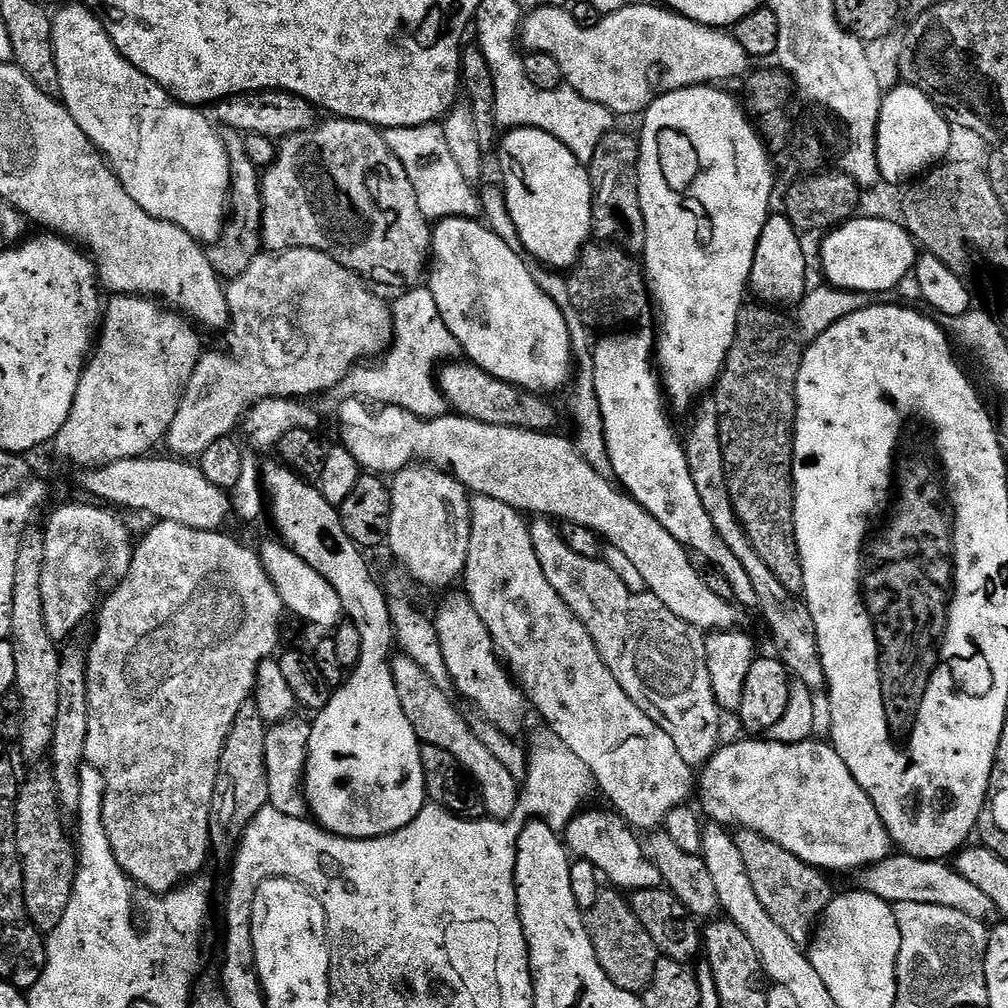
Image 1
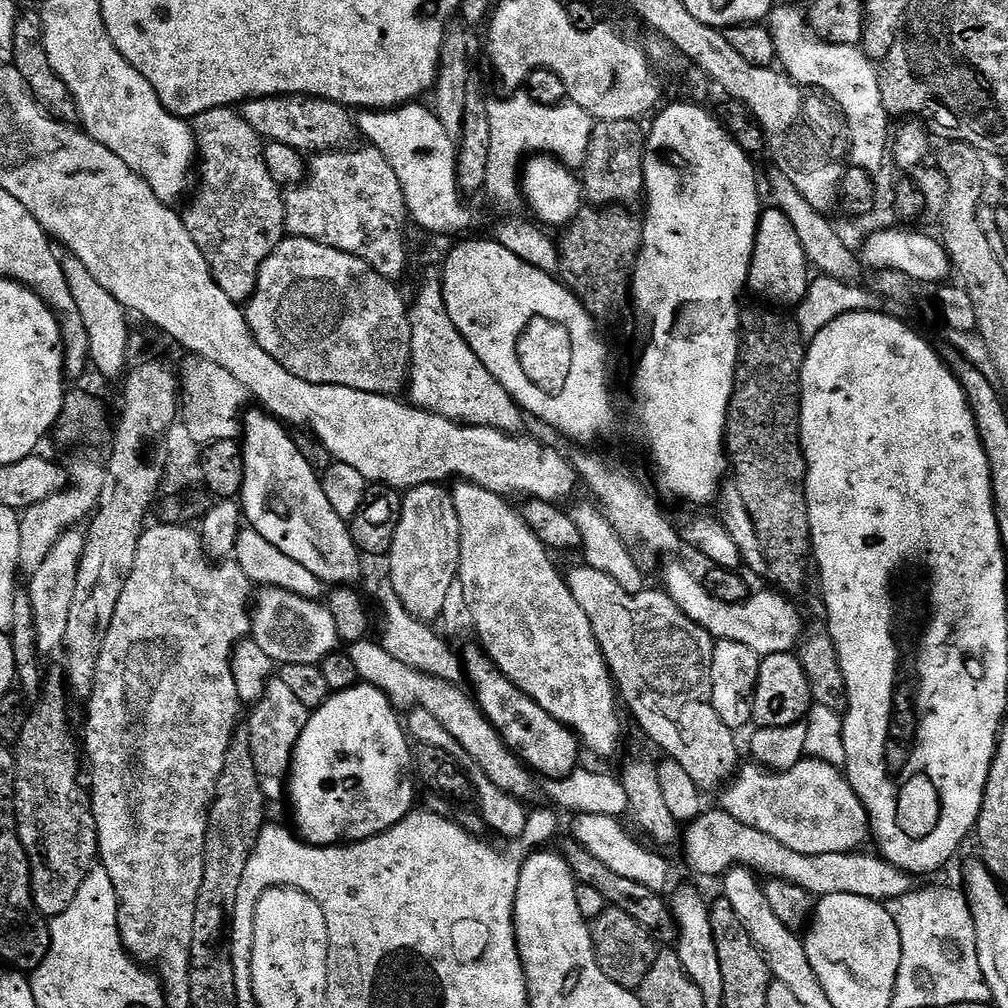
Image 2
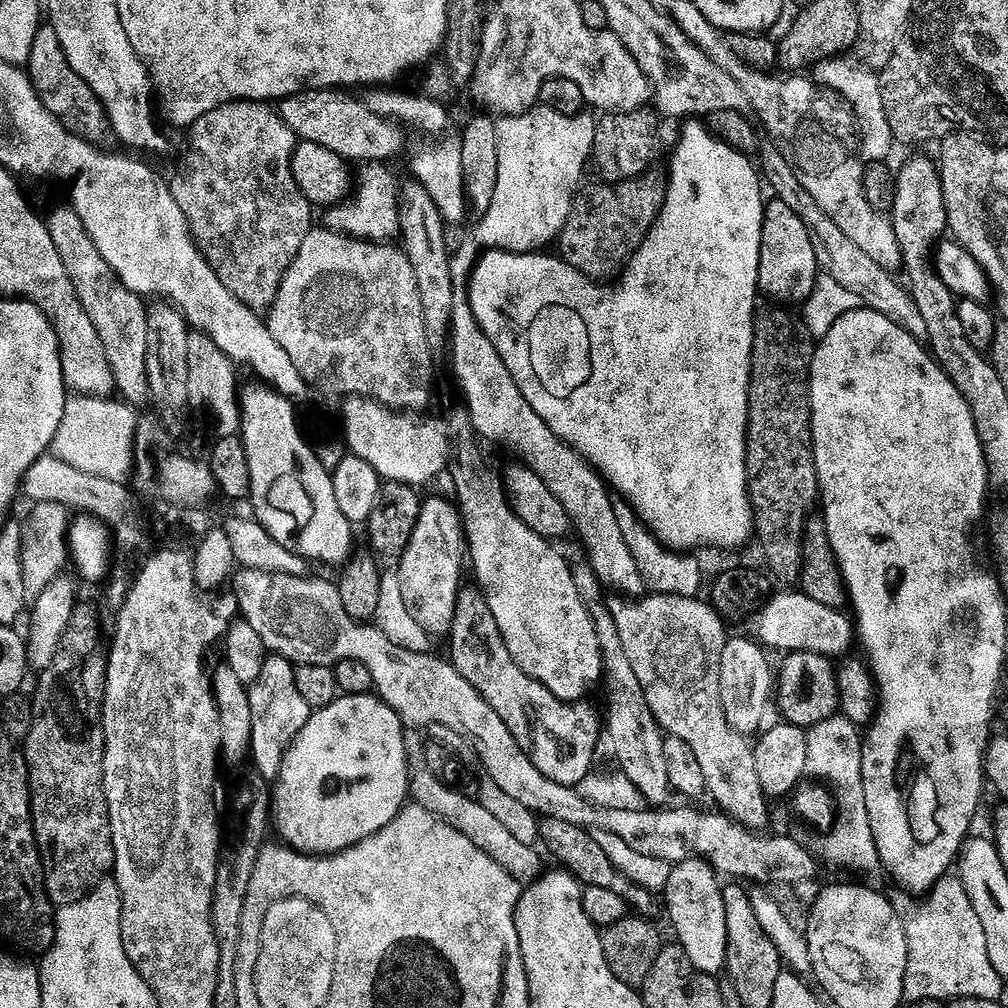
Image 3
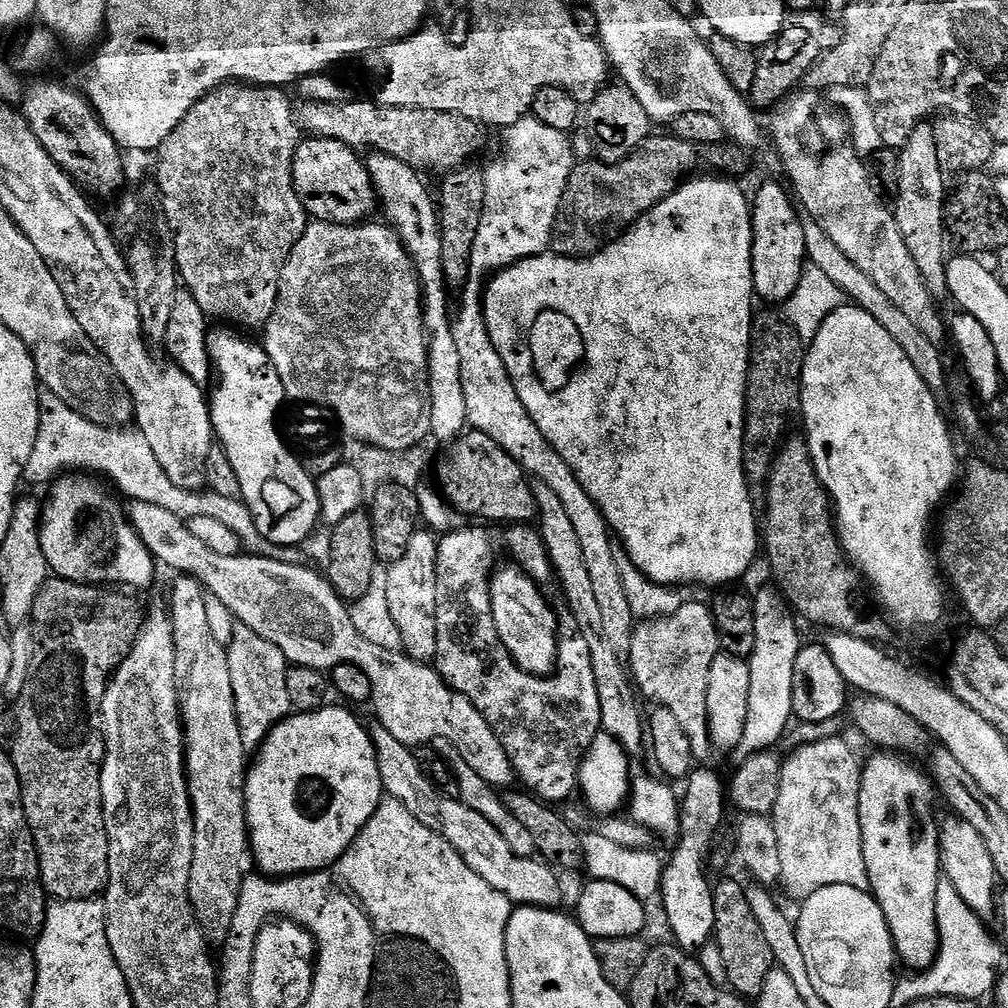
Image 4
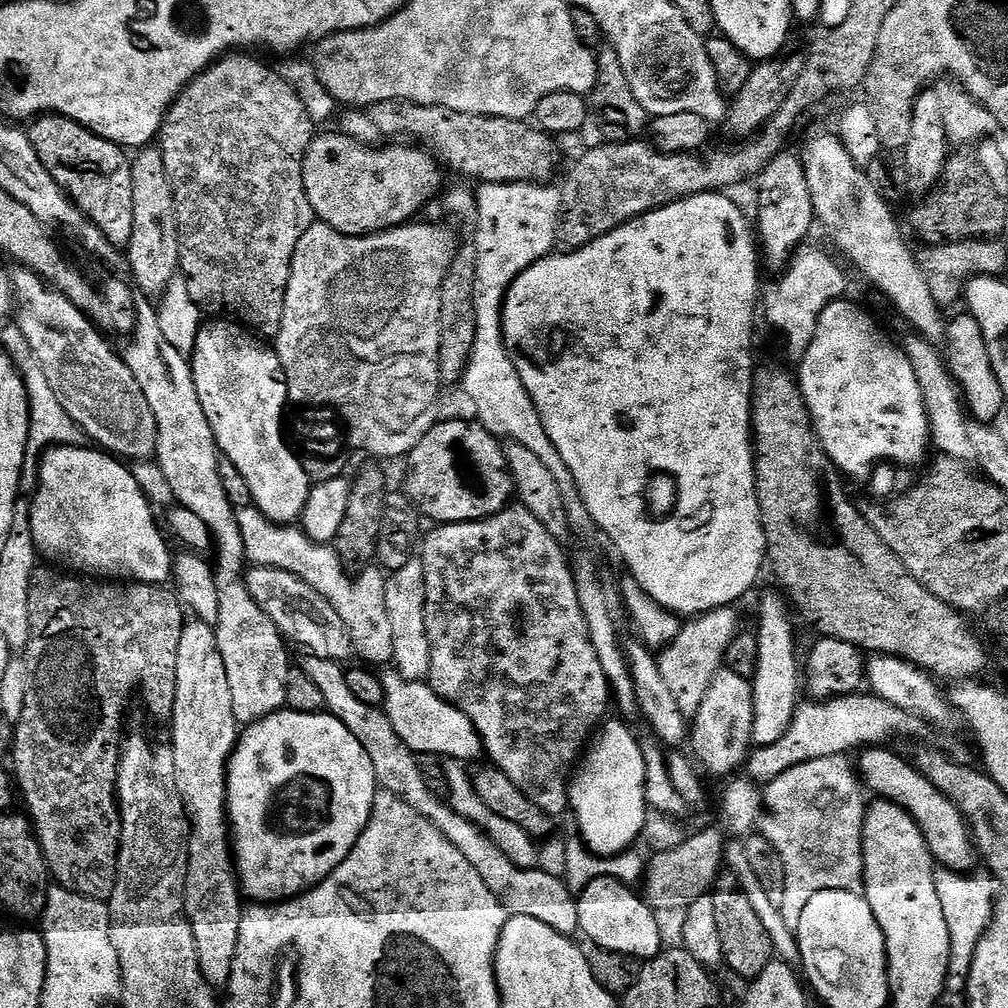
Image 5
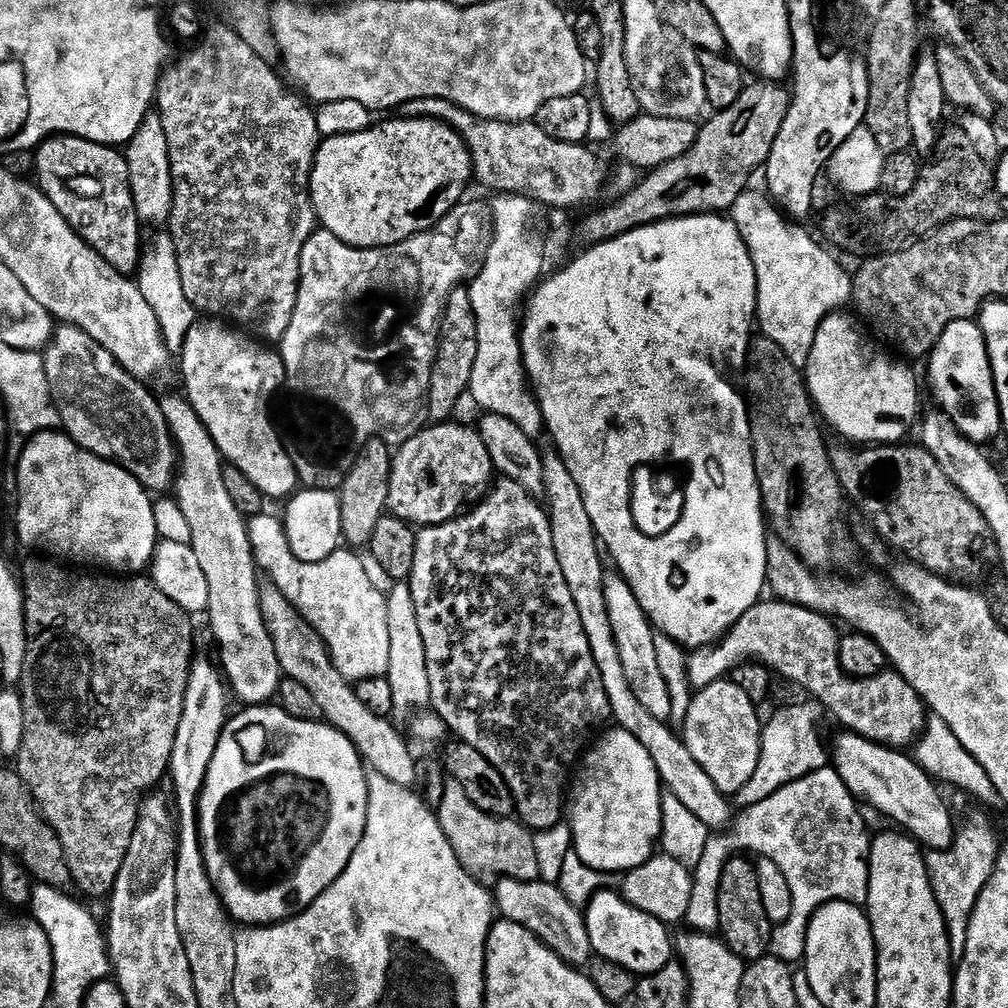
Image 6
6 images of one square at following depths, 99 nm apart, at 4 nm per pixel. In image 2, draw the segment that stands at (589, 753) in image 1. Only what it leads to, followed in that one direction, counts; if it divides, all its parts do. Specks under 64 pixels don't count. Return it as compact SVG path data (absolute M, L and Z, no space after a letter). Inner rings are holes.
M460 480L457 485L457 488L451 489L451 493L461 522L461 560L458 578L465 590L471 623L473 625L476 623L477 630L481 632L481 636L478 637L479 643L492 662L502 670L502 674L506 678L510 678L510 682L514 682L514 686L518 686L530 698L534 698L534 702L538 702L538 706L542 706L542 710L546 710L546 714L558 718L558 722L562 722L567 728L571 728L580 737L580 743L587 751L589 748L596 756L614 755L620 748L620 739L624 736L624 724L620 721L622 704L618 699L618 689L615 680L612 679L612 672L608 669L608 663L604 660L594 630L590 626L590 618L586 618L586 610L582 610L582 606L578 606L578 598L574 598L574 594L568 589L568 581L562 575L562 572L560 576L555 562L551 560L553 557L550 555L549 549L545 548L544 543L536 537L534 530L530 530L530 526L524 520L523 515L517 509L515 512L508 505L511 503L505 497L494 494L477 484L472 484L469 480Z

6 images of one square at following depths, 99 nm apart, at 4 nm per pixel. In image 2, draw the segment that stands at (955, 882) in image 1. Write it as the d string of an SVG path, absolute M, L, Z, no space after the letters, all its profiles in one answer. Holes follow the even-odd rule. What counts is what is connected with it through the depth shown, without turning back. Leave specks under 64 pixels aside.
M702 811L682 832L684 856L700 876L720 878L732 868L749 868L761 877L802 886L814 898L830 894L854 894L858 898L887 902L913 891L912 873L903 872L879 854L867 856L864 850L842 854L798 854L798 850L790 850L790 846L774 842L770 834L762 834L762 830L754 830L754 826L738 822L738 818L729 812L715 811Z

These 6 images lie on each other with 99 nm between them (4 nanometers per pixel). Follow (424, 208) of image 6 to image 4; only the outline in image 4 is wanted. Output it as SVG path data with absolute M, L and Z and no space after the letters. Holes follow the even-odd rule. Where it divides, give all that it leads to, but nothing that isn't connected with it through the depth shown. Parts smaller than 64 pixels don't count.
M305 139L292 160L294 190L304 211L313 221L326 224L358 224L378 208L378 193L372 184L367 163L357 149L333 140Z

